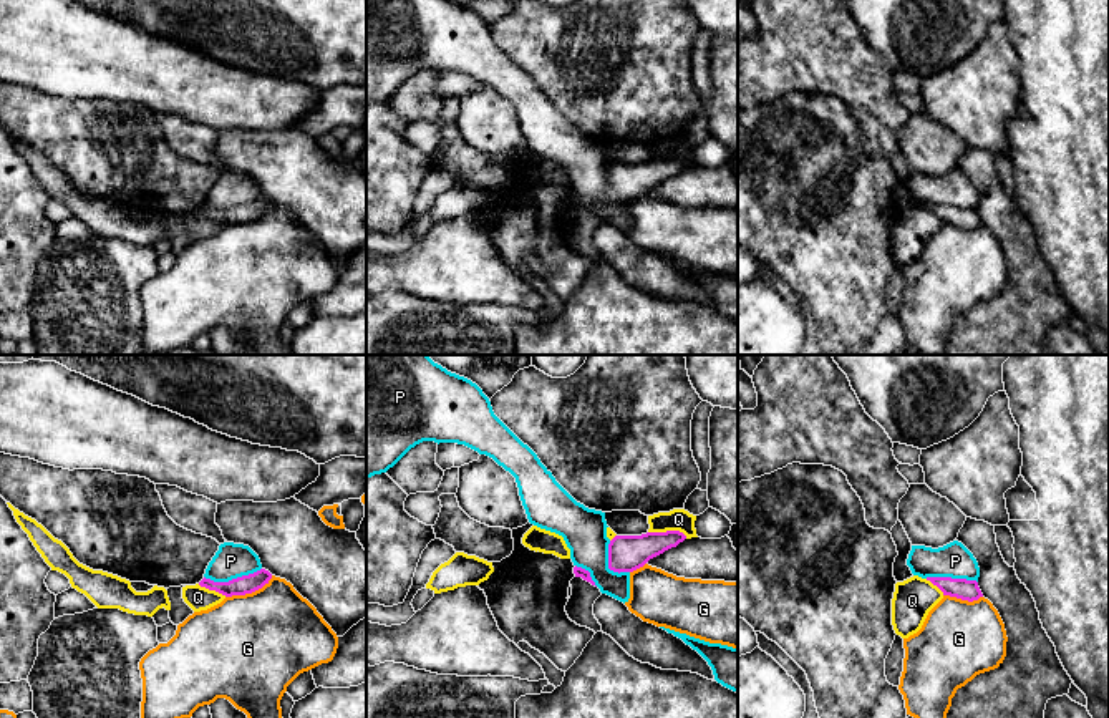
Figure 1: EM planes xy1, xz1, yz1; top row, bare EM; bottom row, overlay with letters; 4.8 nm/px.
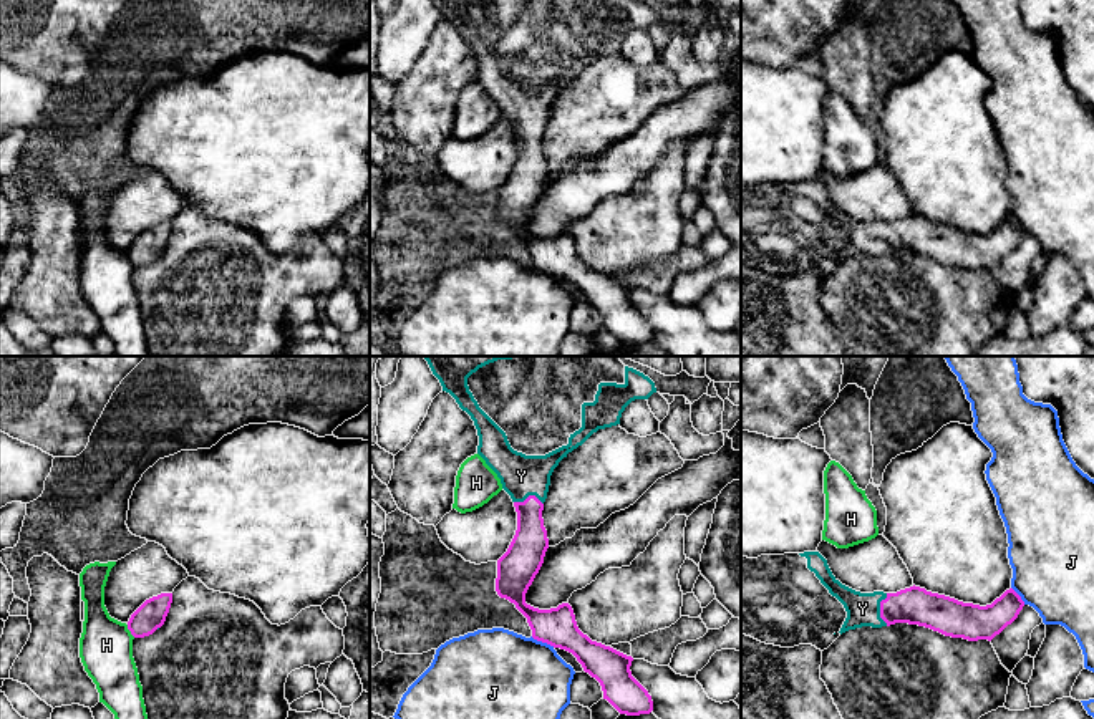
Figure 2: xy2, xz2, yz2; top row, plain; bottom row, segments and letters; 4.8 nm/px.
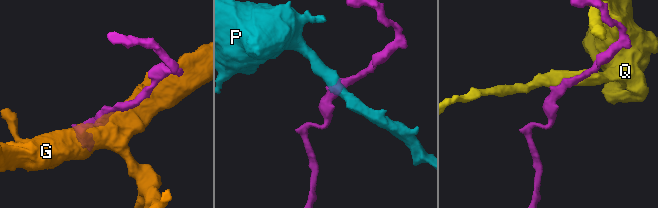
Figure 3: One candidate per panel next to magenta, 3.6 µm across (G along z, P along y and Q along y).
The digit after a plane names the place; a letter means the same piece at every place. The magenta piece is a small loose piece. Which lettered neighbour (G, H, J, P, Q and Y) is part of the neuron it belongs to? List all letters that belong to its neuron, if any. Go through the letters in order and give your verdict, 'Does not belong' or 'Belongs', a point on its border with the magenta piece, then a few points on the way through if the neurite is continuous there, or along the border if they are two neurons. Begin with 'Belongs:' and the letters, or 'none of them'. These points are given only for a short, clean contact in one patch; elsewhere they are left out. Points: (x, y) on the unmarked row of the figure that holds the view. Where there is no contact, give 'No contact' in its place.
Belongs: Y
G: Does not belong. Touches magenta at xy1 (249, 221)
H: Does not belong. Touches magenta at xy2 (130, 259). Boundary: xy2 (126, 254), (135, 265)
J: Does not belong. Touches magenta at xz2 (542, 270). Boundary: xz2 (531, 265), (554, 275)
P: Does not belong. Touches magenta at xy1 (232, 208). Boundary: xy1 (261, 196), (227, 209), (204, 206)
Q: Does not belong. Touches magenta at xz1 (668, 160)
Y: Belongs. Touches magenta at yz2 (881, 239). Path across: yz2 (914, 234), (881, 239), (862, 237)

